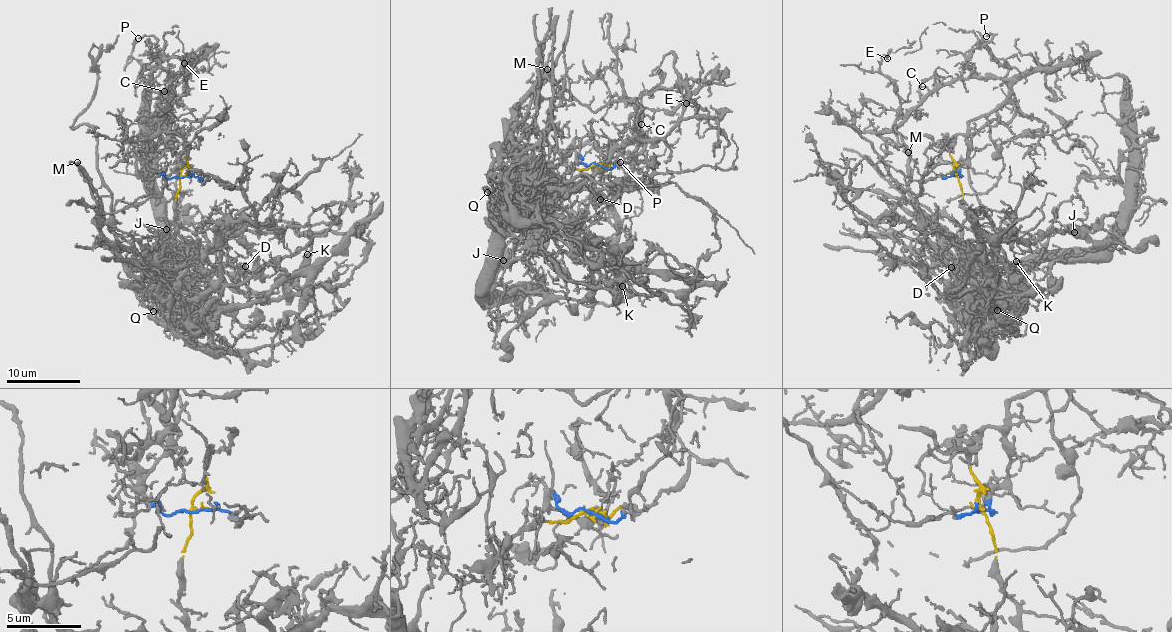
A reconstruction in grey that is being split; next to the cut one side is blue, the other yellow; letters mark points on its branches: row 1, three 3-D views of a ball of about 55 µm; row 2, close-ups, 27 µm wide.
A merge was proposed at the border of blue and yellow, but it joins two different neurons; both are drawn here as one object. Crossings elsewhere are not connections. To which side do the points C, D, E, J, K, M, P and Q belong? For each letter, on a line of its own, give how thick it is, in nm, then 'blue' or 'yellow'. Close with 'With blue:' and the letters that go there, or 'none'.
C: calibre 110 nm; blue
D: calibre 120 nm; yellow
E: calibre 140 nm; blue
J: calibre 130 nm; yellow
K: calibre 180 nm; yellow
M: calibre 240 nm; yellow
P: calibre 140 nm; blue
Q: calibre 130 nm; yellow
With blue: C, E, P

